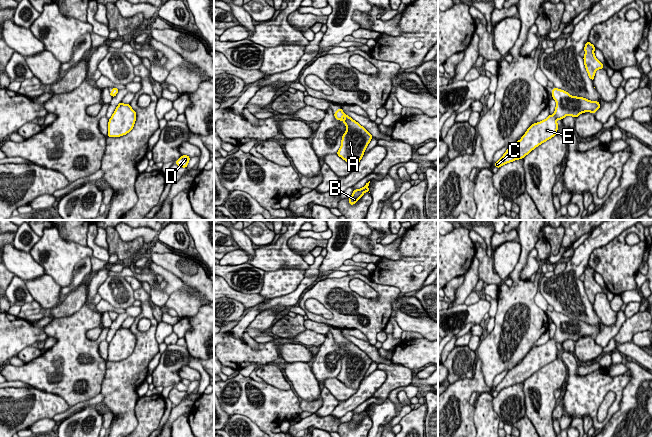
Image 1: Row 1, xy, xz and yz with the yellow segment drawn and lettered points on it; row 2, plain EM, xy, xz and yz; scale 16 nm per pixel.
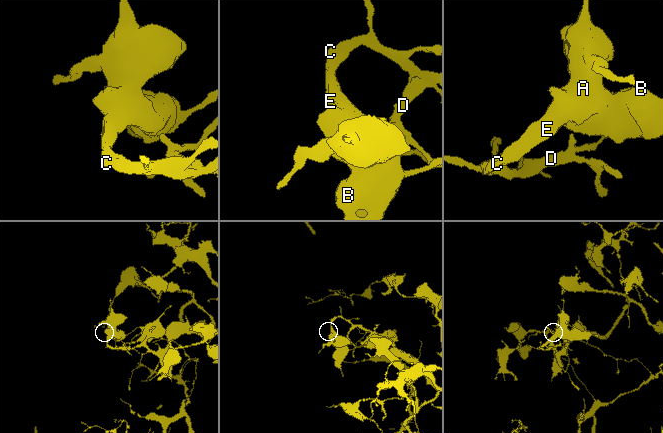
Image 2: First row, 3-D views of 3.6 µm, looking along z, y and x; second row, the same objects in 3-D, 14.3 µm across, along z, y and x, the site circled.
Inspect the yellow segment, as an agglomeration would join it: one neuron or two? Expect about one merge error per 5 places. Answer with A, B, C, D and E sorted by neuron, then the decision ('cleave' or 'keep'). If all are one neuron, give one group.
A B C D E | keep

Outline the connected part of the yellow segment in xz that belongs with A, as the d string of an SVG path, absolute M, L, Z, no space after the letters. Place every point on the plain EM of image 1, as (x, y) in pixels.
M342 332L336 334L334 340L347 351L341 365L337 379L347 387L358 390L365 373L372 363L372 359L359 347L346 339Z

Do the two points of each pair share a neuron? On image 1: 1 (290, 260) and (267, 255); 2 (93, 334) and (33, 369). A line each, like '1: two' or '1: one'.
1: one
2: two

